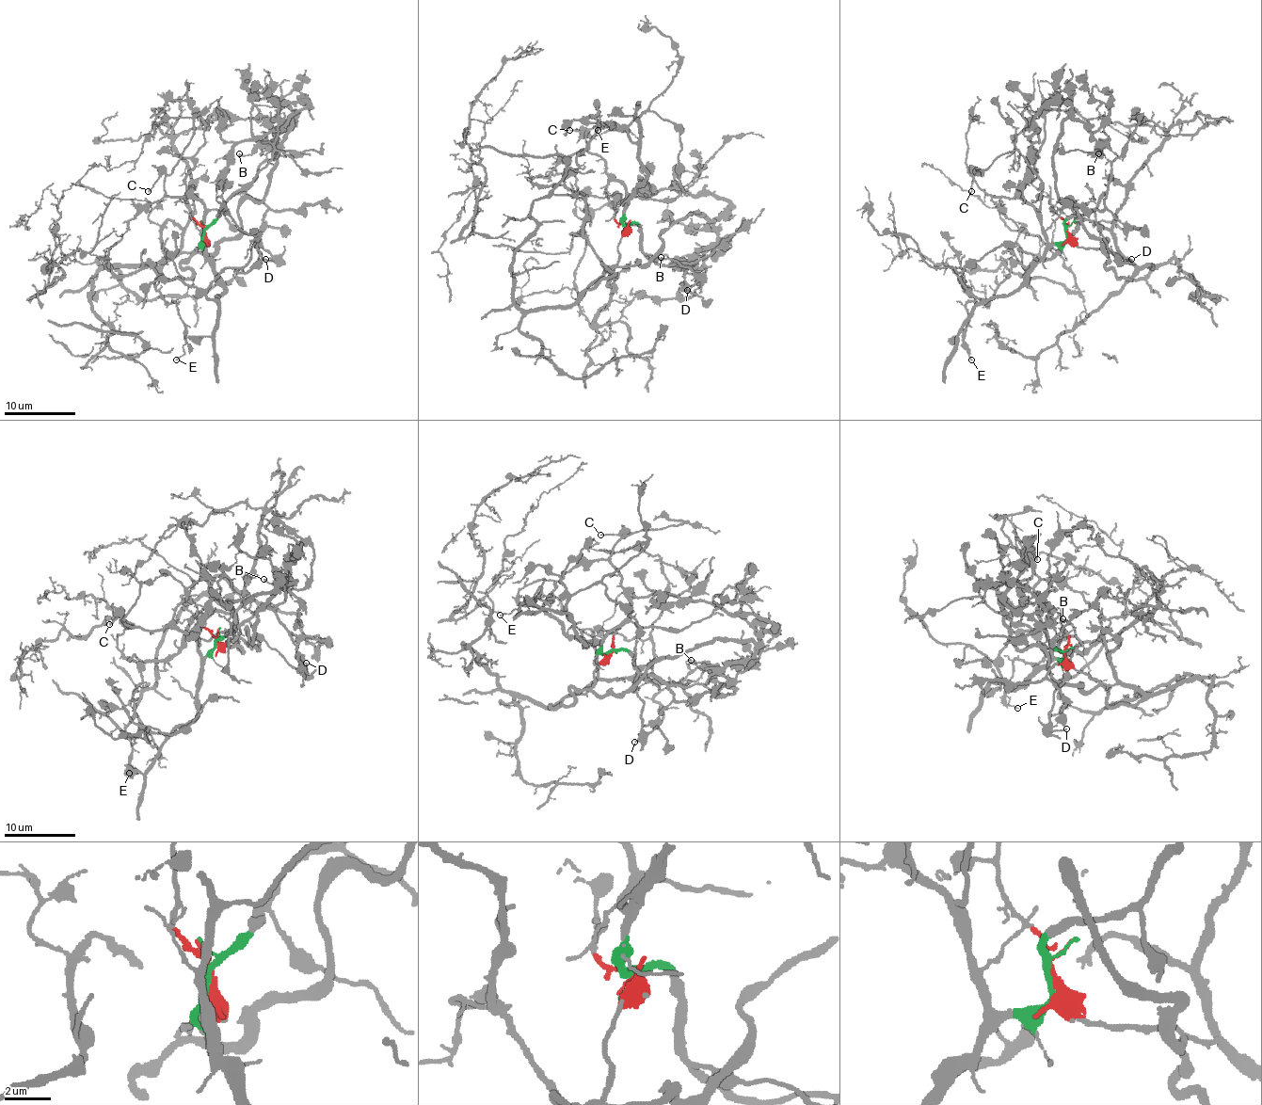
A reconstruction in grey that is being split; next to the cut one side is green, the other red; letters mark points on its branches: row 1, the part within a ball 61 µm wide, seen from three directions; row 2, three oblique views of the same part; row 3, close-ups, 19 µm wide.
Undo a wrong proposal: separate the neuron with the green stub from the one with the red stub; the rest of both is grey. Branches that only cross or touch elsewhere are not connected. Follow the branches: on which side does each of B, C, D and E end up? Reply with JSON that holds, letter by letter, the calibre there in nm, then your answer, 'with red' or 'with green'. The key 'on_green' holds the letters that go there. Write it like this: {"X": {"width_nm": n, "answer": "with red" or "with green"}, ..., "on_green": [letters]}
{"B": {"width_nm": 160, "answer": "with red"}, "C": {"width_nm": 140, "answer": "with green"}, "D": {"width_nm": 110, "answer": "with green"}, "E": {"width_nm": 100, "answer": "with red"}, "on_green": ["C", "D"]}

